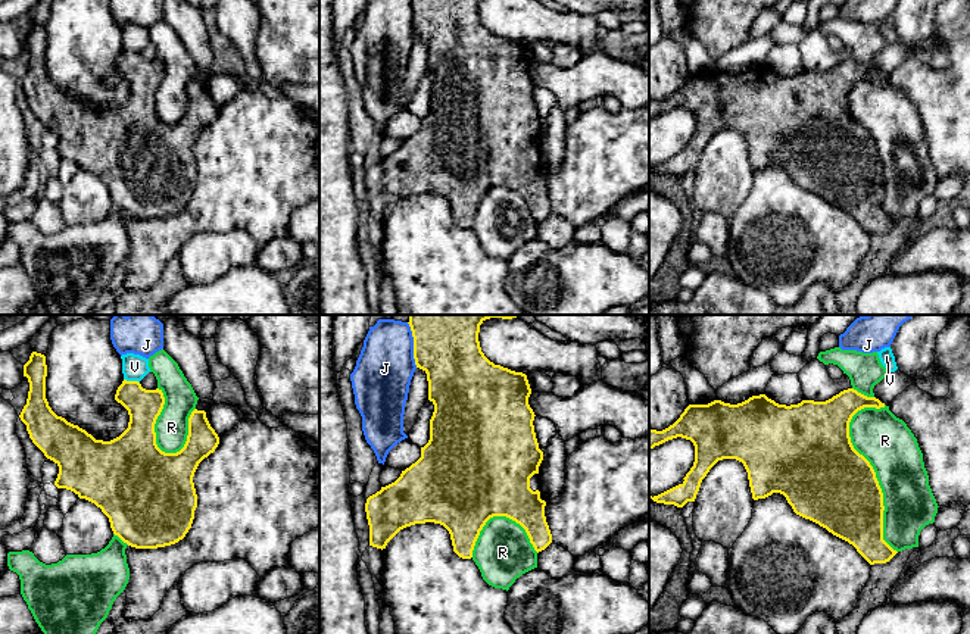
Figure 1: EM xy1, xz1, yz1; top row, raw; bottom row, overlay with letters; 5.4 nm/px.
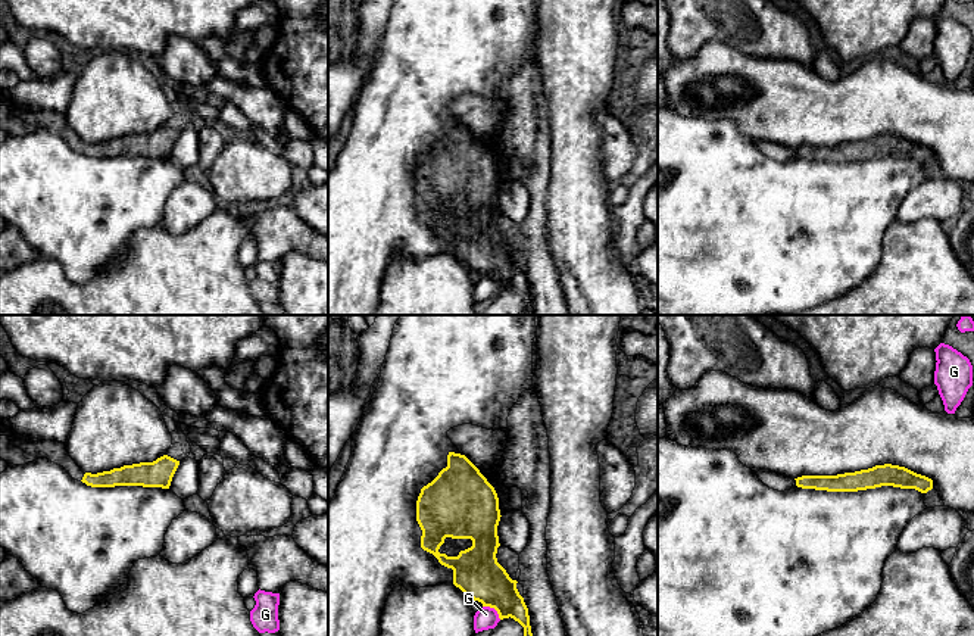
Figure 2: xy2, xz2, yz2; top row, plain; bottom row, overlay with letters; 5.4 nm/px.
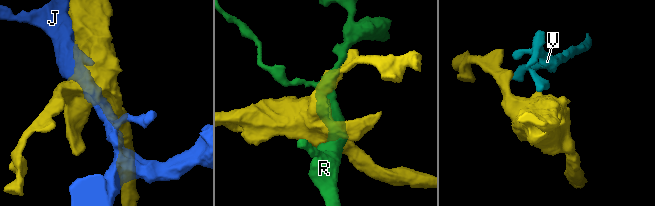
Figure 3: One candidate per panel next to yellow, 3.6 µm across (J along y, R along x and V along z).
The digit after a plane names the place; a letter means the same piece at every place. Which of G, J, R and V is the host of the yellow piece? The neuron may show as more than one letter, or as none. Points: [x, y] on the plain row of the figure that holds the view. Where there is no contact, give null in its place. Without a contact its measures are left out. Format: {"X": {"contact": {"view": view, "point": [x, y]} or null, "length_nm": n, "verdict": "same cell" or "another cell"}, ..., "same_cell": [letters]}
{"G": {"contact": {"view": "xz2", "point": [493, 277]}, "length_nm": 130, "verdict": "another cell"}, "J": {"contact": {"view": "xz1", "point": [414, 19]}, "length_nm": 220, "verdict": "another cell"}, "R": {"contact": {"view": "yz1", "point": [876, 149]}, "length_nm": 800, "verdict": "another cell"}, "V": {"contact": {"view": "xy1", "point": [131, 52]}, "length_nm": 90, "verdict": "another cell"}, "same_cell": []}

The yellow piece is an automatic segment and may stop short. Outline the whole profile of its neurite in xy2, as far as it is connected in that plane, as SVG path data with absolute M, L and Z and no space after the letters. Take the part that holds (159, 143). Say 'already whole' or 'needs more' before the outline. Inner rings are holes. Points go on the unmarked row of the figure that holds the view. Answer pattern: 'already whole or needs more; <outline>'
needs more; M1 93L0 128L4 130L9 137L25 135L38 128L47 128L63 137L74 150L91 158L143 156L169 159L179 135L179 131L163 125L153 132L140 132L97 144L84 144L69 127L65 113L24 107Z

